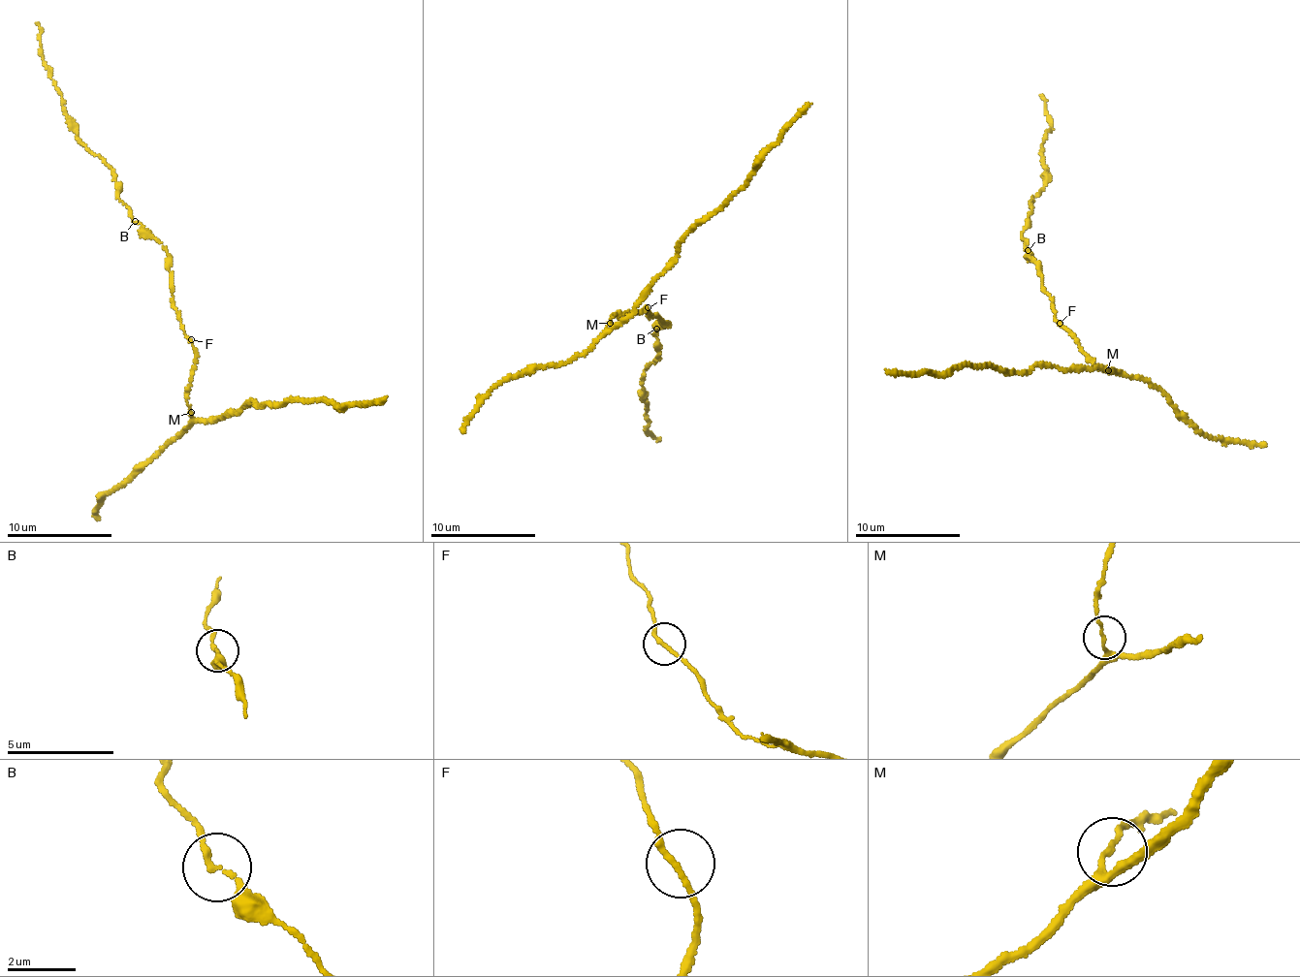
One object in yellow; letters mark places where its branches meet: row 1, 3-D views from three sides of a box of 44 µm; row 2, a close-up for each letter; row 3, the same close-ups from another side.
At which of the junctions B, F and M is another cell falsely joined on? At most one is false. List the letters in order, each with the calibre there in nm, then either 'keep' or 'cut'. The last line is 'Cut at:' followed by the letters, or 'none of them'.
B: 150 nm | keep
F: 160 nm | keep
M: 140 nm | keep
Cut at: none of them

